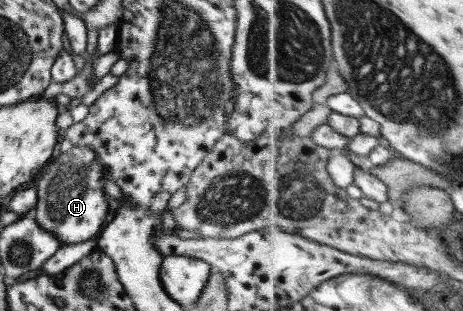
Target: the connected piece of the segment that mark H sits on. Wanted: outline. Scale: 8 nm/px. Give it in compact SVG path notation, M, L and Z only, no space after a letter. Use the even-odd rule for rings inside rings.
M70 147L44 167L42 177L33 182L38 198L32 209L36 223L62 244L77 244L96 238L104 226L108 204L102 193L100 177L105 173L88 147Z

